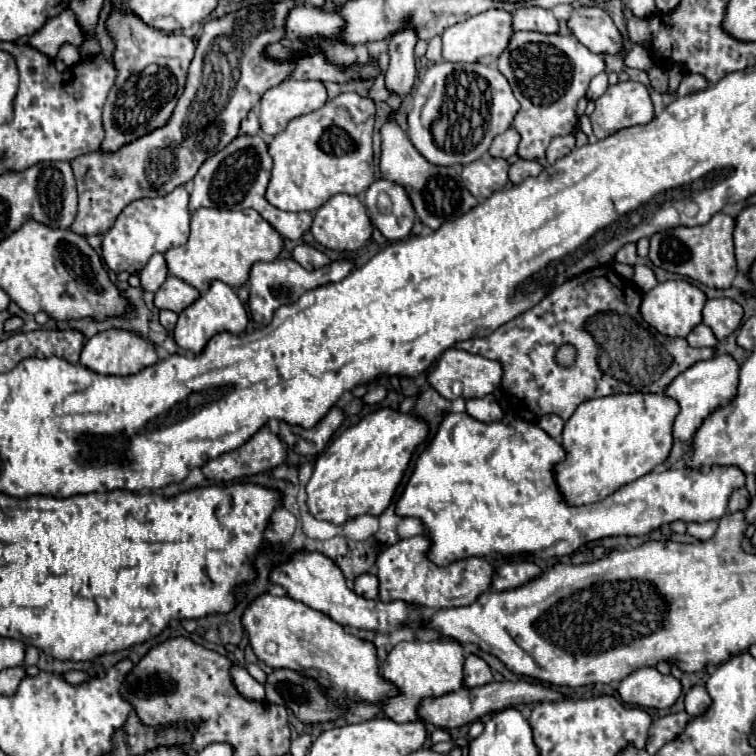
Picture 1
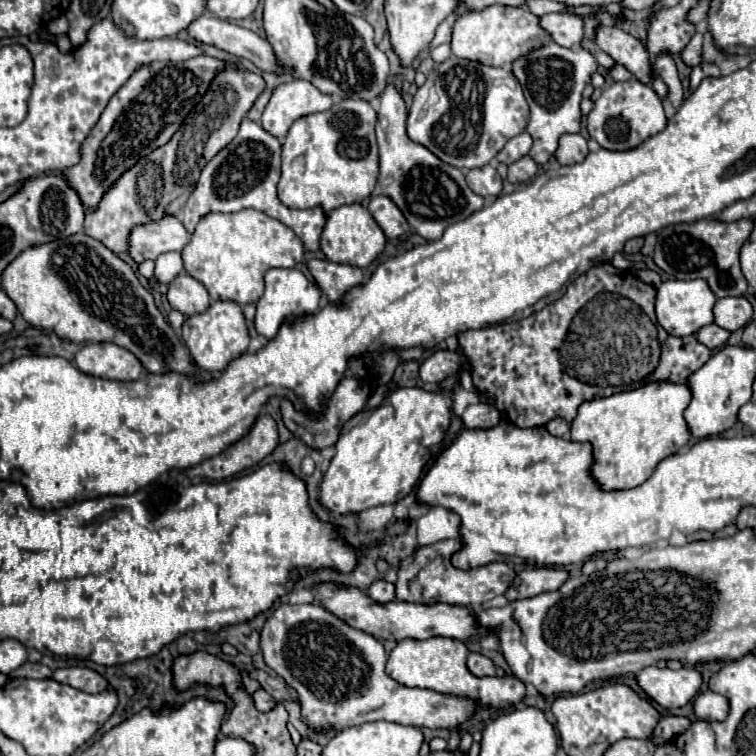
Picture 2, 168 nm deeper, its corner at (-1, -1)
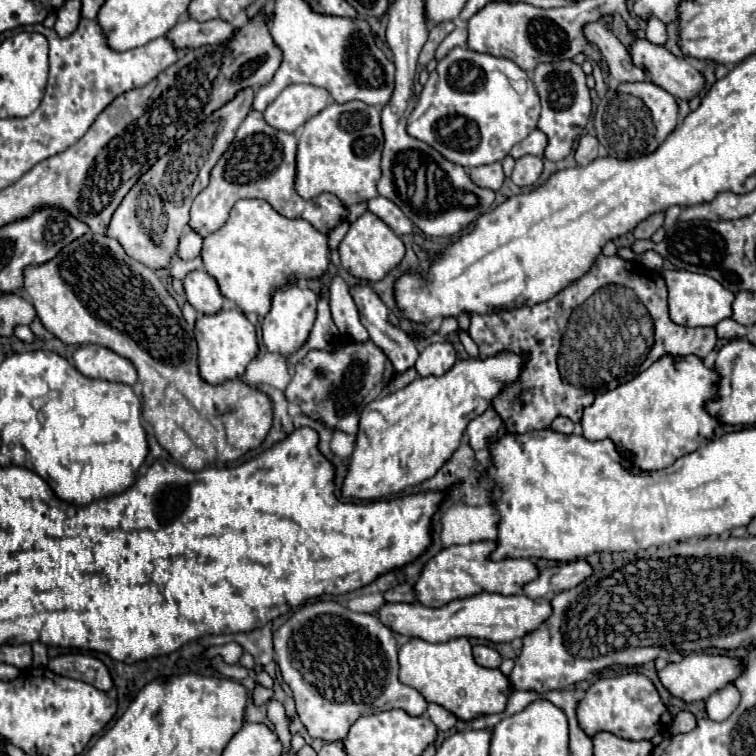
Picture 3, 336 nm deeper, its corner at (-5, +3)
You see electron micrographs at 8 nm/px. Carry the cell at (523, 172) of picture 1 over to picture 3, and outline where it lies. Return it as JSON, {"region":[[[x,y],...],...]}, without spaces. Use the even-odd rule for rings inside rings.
{"region":[[[526,155],[526,157],[516,159],[514,173],[510,179],[518,187],[530,187],[540,179],[540,175],[542,175],[542,159],[534,157],[534,155]]]}

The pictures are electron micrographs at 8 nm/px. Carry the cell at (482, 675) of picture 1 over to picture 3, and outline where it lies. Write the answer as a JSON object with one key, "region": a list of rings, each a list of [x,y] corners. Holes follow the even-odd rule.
{"region":[[[474,645],[474,659],[478,665],[492,667],[492,669],[500,667],[500,663],[502,663],[500,653],[488,645]]]}

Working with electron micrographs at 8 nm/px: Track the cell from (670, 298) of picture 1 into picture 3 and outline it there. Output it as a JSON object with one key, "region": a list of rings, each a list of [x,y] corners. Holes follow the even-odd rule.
{"region":[[[664,271],[662,275],[668,285],[670,319],[674,323],[686,325],[686,327],[698,327],[698,325],[714,327],[716,323],[732,315],[734,293],[730,289],[724,289],[724,285],[720,285],[716,279],[700,273],[690,273],[690,271]]]}

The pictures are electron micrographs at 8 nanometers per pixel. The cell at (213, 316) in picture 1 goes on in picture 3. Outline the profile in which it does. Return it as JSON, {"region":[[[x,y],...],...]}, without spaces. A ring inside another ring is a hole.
{"region":[[[222,309],[216,315],[200,315],[194,333],[198,341],[200,377],[210,385],[220,385],[224,381],[242,377],[248,363],[258,355],[256,327],[240,311]]]}

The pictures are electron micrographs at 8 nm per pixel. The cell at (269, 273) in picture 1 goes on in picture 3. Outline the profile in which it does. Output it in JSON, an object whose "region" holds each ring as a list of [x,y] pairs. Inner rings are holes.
{"region":[[[290,283],[276,291],[276,295],[272,297],[272,309],[262,321],[264,345],[270,353],[292,355],[308,341],[310,329],[316,319],[316,301],[316,295],[302,283]]]}

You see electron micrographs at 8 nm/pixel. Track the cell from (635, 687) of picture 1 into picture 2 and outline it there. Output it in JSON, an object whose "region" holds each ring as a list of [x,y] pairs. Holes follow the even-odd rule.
{"region":[[[652,665],[642,669],[636,679],[640,689],[666,709],[684,707],[698,693],[702,685],[700,673],[688,667],[672,671],[668,667],[660,669]]]}

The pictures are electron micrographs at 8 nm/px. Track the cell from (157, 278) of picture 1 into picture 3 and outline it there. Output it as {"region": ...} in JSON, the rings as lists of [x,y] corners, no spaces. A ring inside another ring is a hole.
{"region":[[[188,229],[182,239],[180,239],[180,247],[178,247],[178,257],[180,259],[194,259],[200,255],[202,249],[202,235],[198,235],[196,231]]]}

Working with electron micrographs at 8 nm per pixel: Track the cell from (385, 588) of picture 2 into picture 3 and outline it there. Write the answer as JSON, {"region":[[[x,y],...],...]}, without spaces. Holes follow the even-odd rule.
{"region":[[[408,583],[396,585],[394,589],[386,591],[384,597],[388,603],[414,603],[416,601],[416,593],[414,593],[412,585],[408,585]]]}

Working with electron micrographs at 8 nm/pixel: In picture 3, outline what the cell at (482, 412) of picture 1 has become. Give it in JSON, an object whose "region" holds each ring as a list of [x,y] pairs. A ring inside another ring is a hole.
{"region":[[[494,409],[484,411],[482,415],[478,415],[476,419],[470,421],[468,425],[468,443],[474,451],[486,449],[488,441],[492,441],[492,437],[498,433],[498,429],[502,427],[502,419]]]}

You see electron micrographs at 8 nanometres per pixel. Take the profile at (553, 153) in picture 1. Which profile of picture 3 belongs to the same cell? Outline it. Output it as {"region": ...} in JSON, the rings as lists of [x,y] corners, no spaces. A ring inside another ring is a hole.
{"region":[[[584,135],[576,147],[576,161],[578,165],[588,165],[592,163],[594,159],[600,157],[600,151],[598,151],[598,139],[592,137],[592,135]]]}

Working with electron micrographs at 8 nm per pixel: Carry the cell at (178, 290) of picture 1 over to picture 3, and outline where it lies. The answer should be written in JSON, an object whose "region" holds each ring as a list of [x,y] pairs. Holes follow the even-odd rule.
{"region":[[[198,269],[184,277],[184,293],[188,303],[204,315],[218,313],[224,305],[224,295],[216,285],[216,279],[210,277],[206,271]]]}

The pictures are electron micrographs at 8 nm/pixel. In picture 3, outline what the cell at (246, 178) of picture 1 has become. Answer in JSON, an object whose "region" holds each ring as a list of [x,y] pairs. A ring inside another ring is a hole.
{"region":[[[250,111],[244,123],[240,125],[236,139],[230,149],[220,157],[210,175],[210,185],[194,199],[190,211],[190,227],[206,237],[208,233],[220,229],[228,221],[228,213],[238,199],[264,199],[268,201],[280,215],[290,219],[306,219],[320,233],[332,231],[340,221],[348,217],[348,209],[344,203],[332,195],[322,193],[318,199],[306,201],[294,189],[296,179],[296,137],[292,133],[278,131],[270,127],[262,113]]]}

